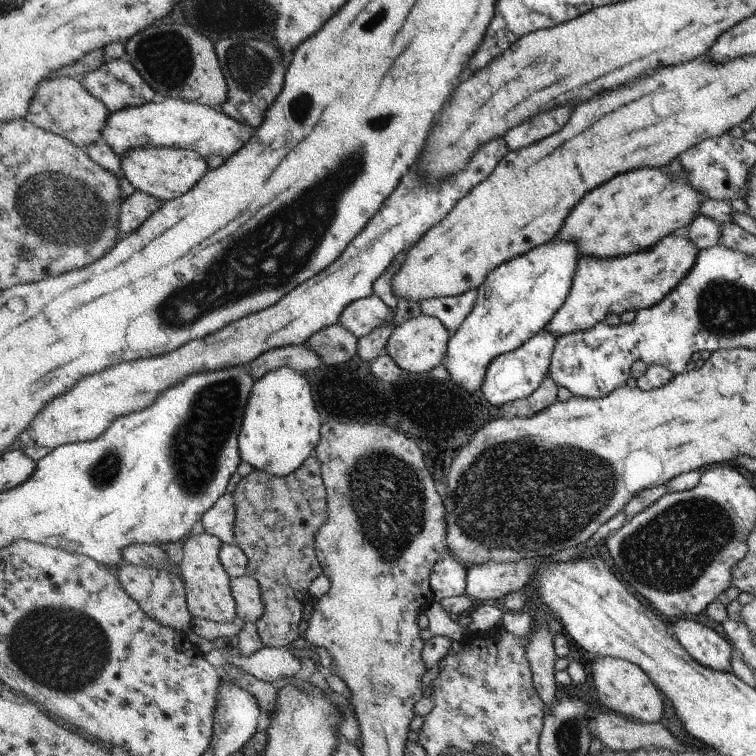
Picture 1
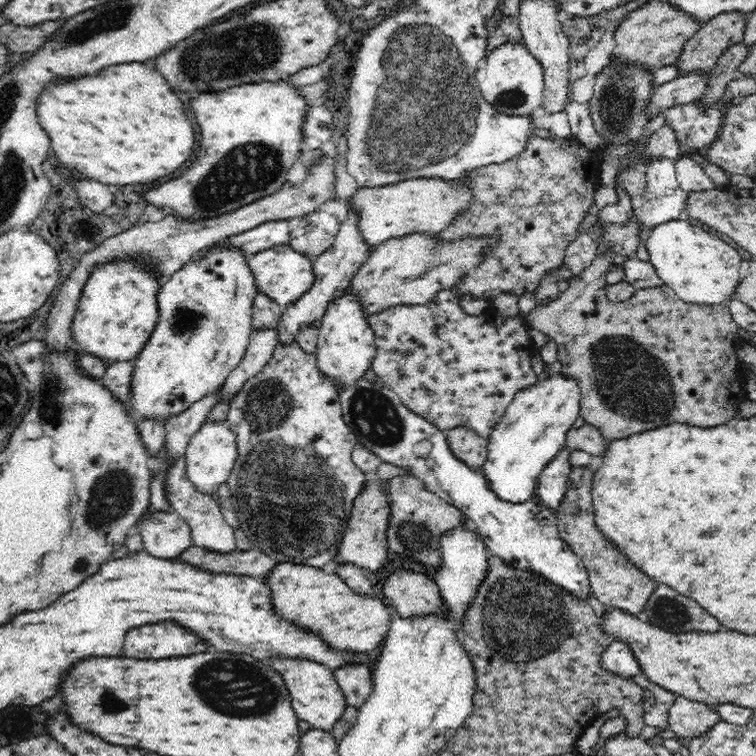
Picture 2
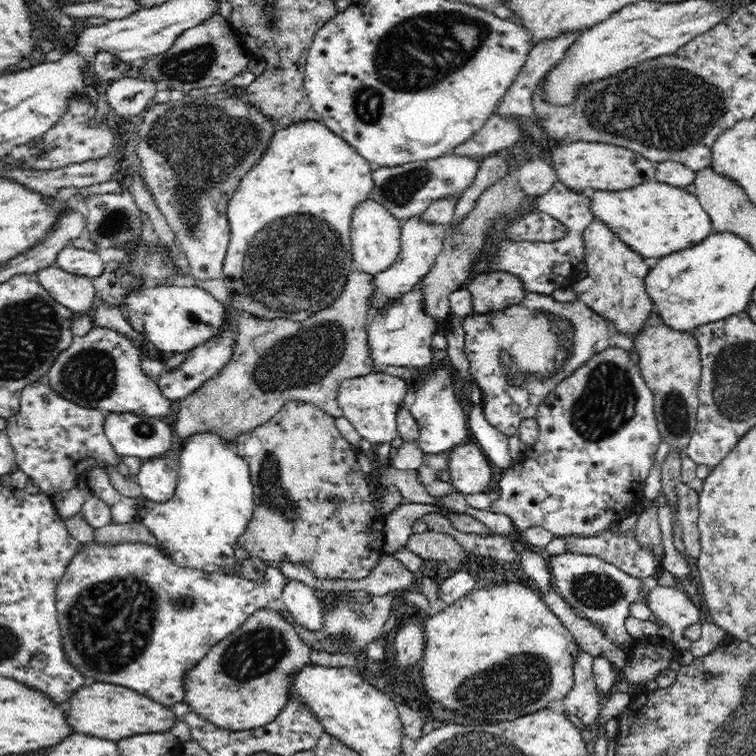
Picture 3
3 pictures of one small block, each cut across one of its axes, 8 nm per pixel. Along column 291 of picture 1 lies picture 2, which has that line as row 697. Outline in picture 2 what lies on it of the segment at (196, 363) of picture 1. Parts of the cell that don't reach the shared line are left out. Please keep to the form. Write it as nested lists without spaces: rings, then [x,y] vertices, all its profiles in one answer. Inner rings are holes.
[[[272,660],[270,662],[276,672],[286,680],[286,686],[292,688],[292,706],[295,708],[298,720],[308,722],[311,728],[331,732],[334,724],[342,718],[346,710],[347,702],[342,692],[341,686],[336,682],[334,672],[326,665],[311,660]]]

